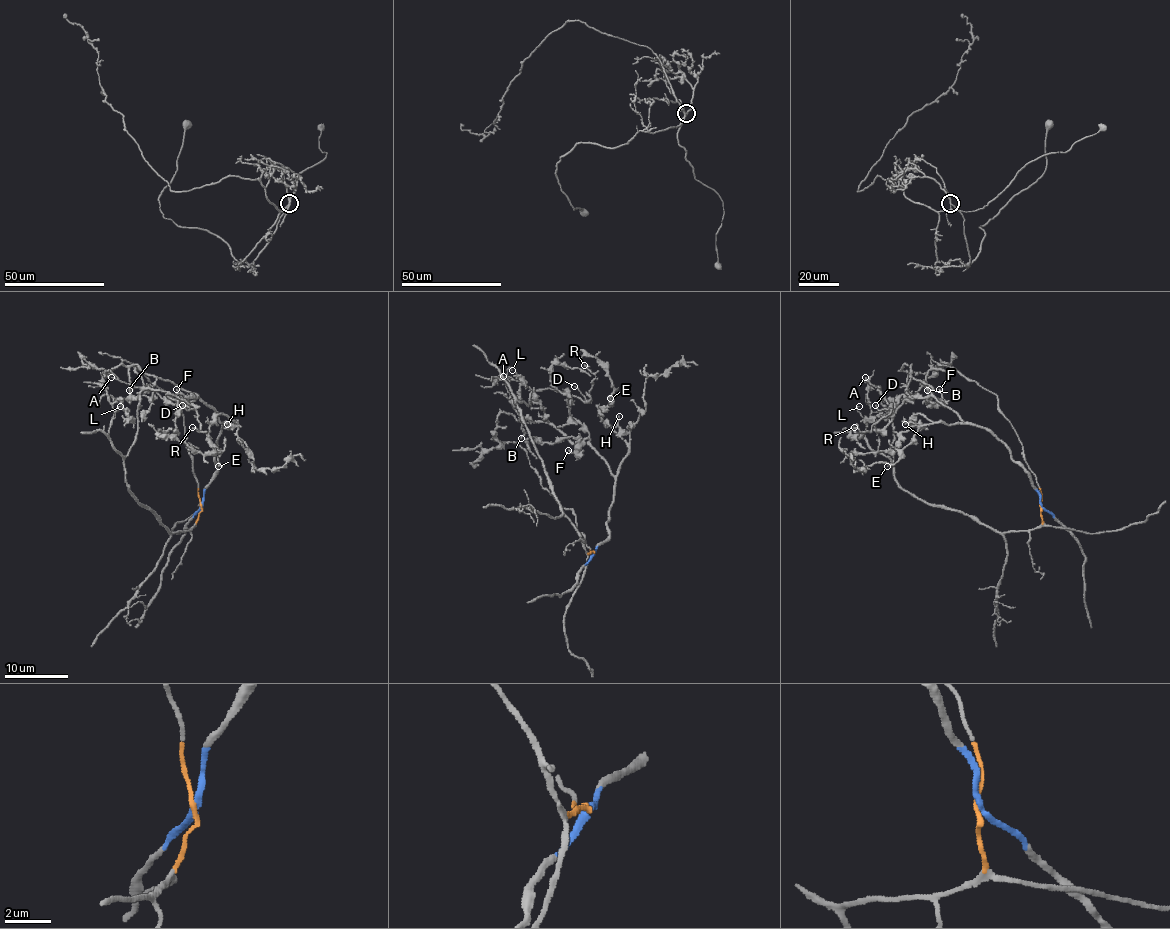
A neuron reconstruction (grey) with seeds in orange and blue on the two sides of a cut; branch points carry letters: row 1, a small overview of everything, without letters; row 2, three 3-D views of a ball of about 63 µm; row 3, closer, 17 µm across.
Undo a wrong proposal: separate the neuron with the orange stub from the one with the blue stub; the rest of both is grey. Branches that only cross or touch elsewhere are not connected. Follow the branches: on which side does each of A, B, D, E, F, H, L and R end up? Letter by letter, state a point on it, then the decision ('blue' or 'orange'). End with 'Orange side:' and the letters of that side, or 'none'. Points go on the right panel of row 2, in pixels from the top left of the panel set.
A: place (865, 377); orange
B: place (927, 390); blue
D: place (875, 405); orange
E: place (887, 466); blue
F: place (939, 389); blue
H: place (905, 424); blue
L: place (859, 406); orange
R: place (854, 427); orange
Orange side: A, D, L, R

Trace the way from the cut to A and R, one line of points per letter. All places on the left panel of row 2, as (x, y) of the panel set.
A: (201, 506), (192, 526), (171, 533), (133, 496), (123, 460), (138, 430), (141, 390), (111, 377)
R: (201, 506), (192, 526), (171, 533), (136, 500), (125, 477), (142, 390), (185, 400), (203, 431), (192, 427)

